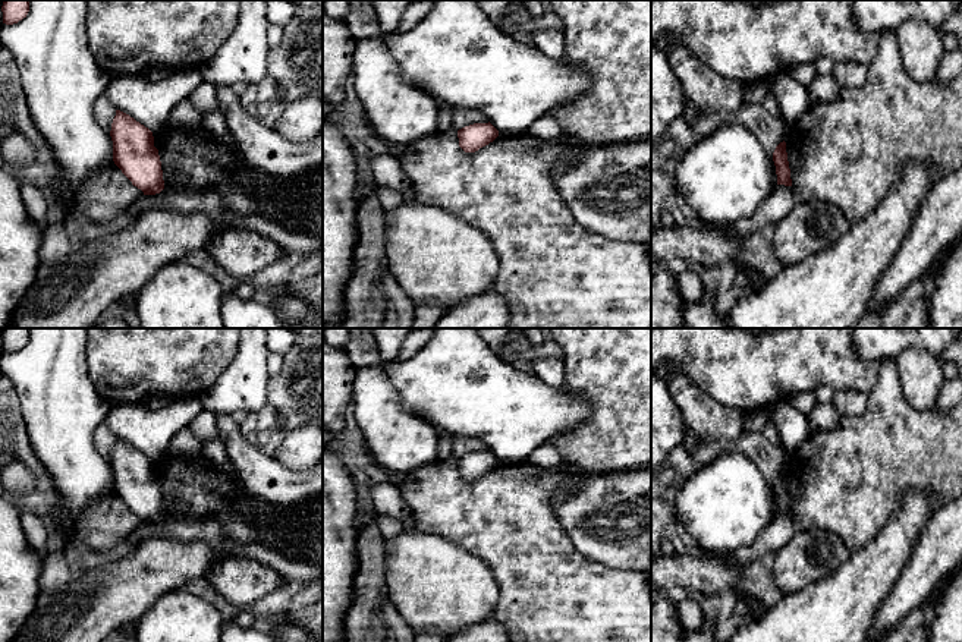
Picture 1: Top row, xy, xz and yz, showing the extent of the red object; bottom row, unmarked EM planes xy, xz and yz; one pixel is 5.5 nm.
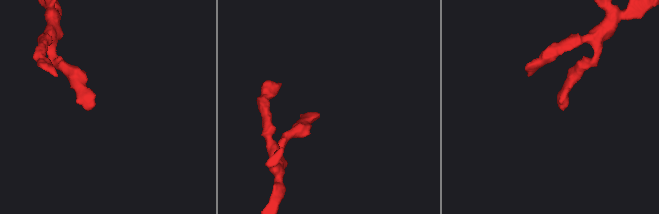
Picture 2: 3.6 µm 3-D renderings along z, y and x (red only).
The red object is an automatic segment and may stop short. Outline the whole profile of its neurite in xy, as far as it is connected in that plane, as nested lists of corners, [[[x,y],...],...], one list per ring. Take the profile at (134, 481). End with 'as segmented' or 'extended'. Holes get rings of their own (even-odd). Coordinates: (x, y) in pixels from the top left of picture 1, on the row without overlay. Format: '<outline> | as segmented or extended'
[[[116,438],[110,465],[113,490],[144,523],[164,517],[161,490],[153,460],[129,443]]] | as segmented

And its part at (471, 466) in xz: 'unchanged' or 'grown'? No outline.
unchanged

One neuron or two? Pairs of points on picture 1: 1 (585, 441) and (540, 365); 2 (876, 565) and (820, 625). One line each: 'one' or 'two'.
1: two
2: one

